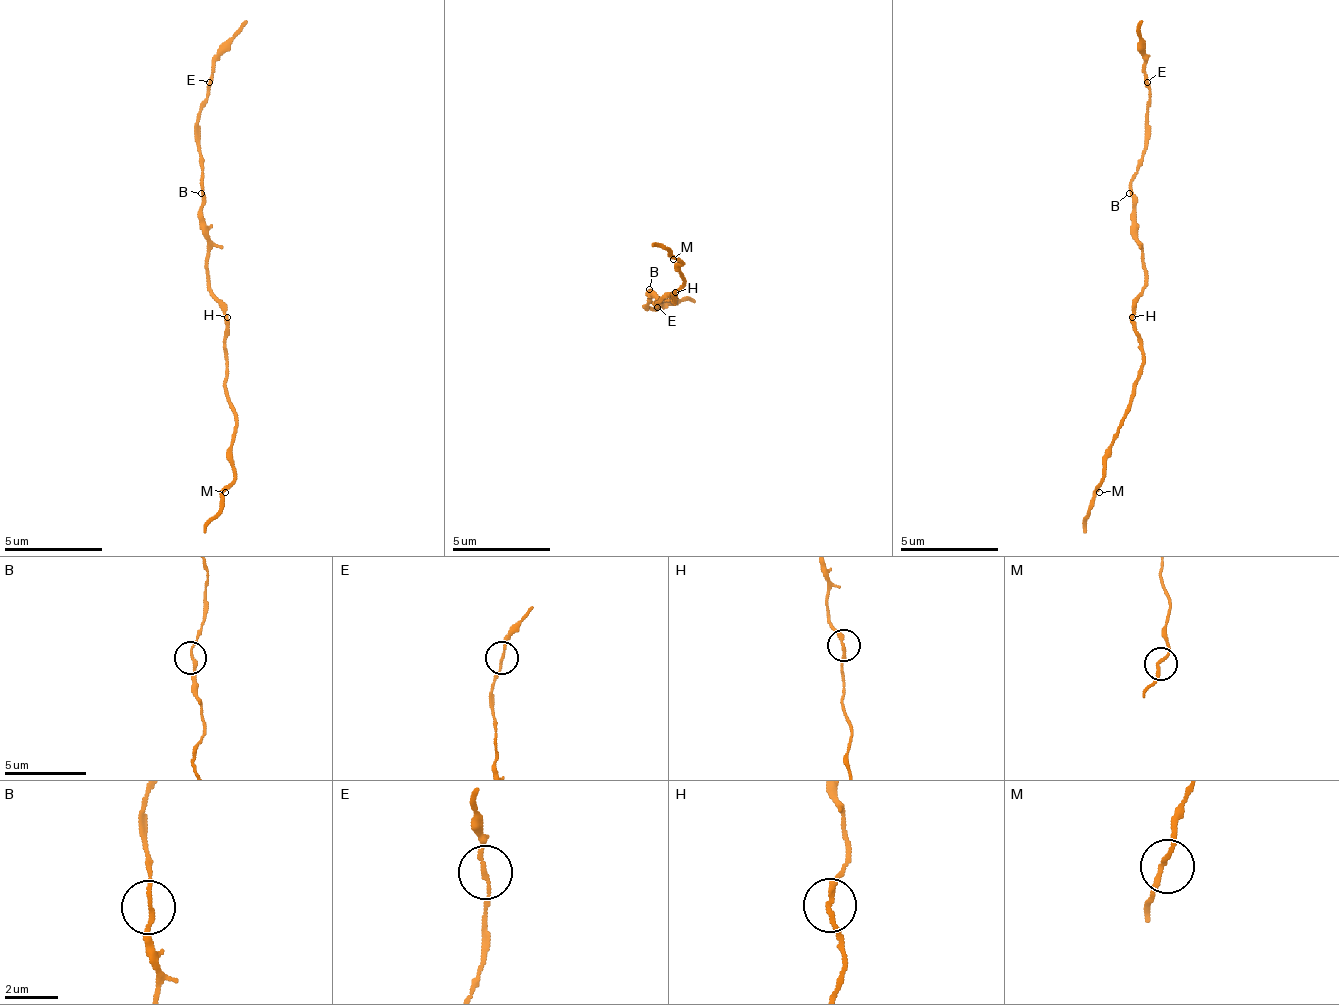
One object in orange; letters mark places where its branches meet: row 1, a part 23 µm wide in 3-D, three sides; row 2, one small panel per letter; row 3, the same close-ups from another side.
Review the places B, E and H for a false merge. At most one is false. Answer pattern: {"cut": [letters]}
{"cut": []}

